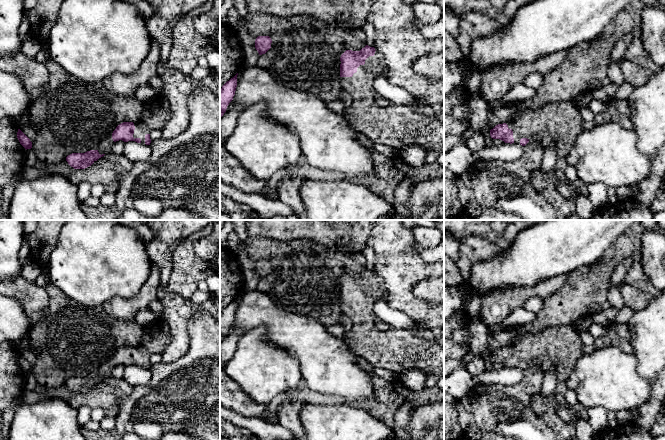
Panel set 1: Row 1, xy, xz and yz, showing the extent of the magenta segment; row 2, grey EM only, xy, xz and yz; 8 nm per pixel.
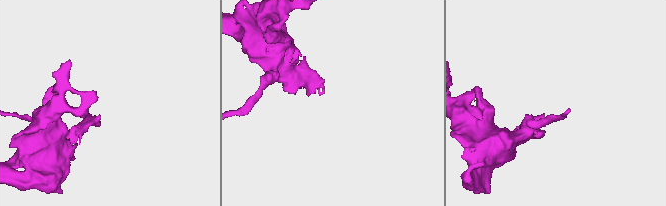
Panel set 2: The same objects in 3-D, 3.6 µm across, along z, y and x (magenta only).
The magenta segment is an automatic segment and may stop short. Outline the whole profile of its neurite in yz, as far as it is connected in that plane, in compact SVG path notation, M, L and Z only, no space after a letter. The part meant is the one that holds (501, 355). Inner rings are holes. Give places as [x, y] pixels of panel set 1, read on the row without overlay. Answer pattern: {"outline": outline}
{"outline": "M570 325L546 327L536 333L522 333L510 345L498 348L490 354L493 363L500 363L505 367L516 367L525 370L531 363L537 364L544 372L551 367L557 369L558 383L566 381L573 372L579 358L584 356L583 342L579 331Z"}

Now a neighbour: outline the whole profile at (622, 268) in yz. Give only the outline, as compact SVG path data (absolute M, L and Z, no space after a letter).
M632 257L625 258L619 264L617 264L613 274L612 274L612 283L621 290L624 285L624 276L634 264Z

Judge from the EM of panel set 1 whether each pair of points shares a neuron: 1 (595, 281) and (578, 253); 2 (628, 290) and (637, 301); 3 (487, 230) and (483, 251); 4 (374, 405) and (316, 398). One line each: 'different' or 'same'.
1: different
2: same
3: different
4: same

